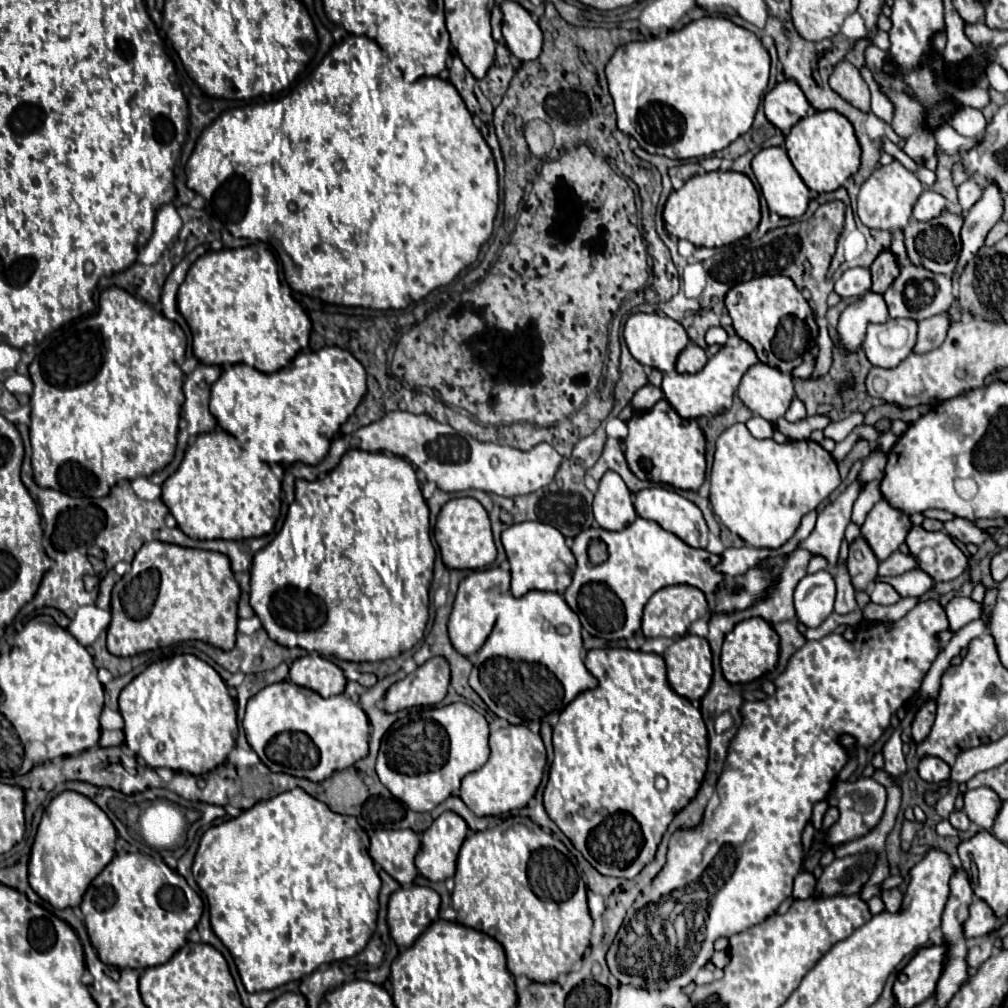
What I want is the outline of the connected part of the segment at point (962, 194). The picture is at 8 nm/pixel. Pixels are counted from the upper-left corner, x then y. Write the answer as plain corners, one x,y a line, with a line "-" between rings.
973,178
965,180
965,182
957,188
957,198
959,198
961,214
969,212
969,210
971,210
971,206
975,204
975,200
979,200
979,196
981,196
981,194
983,194
983,190
981,190
981,186
979,186
979,182
977,182
977,180
973,180

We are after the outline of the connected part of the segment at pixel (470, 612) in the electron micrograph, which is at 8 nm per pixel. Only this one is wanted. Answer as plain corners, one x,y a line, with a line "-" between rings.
499,566
473,570
467,578
461,580
459,592
457,592
457,598
453,604
453,612
449,616
449,638
451,638
453,646
457,648
457,652
461,652
463,656
473,656
483,646
483,642
491,634
491,628
497,618
493,598
497,594
507,592
509,582
511,582
511,574

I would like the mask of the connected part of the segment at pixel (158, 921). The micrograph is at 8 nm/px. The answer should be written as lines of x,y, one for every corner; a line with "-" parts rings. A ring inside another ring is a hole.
137,852
115,856
107,864
87,888
81,912
89,940
103,964
145,970
165,964
187,942
189,930
201,918
203,900
160,857

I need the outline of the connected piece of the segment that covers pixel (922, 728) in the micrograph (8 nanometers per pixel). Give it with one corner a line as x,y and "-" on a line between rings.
935,698
925,700
923,706
917,710
917,714
915,714
913,722
911,722
911,730
913,730
913,740
915,740
915,742
921,742
921,740
929,734
931,724
933,724
933,720
935,720
935,710
937,710

